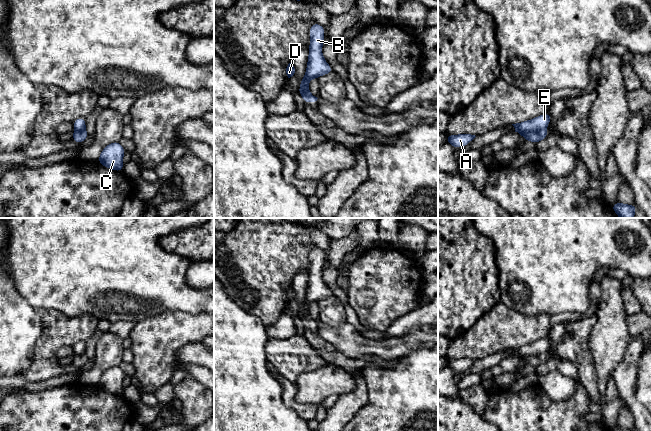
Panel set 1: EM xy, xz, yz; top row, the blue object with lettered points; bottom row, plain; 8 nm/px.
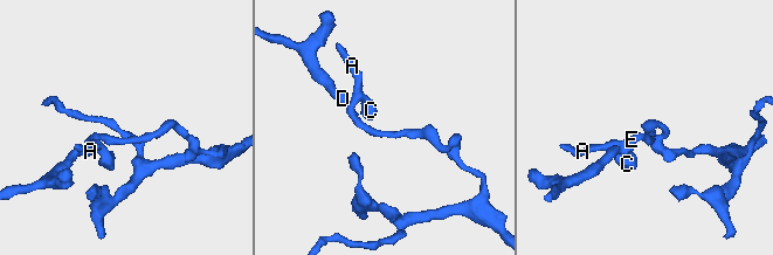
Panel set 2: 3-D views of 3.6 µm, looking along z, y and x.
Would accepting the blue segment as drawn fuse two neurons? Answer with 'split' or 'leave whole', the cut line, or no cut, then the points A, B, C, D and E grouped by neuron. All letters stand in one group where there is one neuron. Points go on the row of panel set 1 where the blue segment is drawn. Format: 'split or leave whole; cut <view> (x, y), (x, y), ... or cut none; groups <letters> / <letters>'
split; cut yz (544, 128), (519, 133); groups A B C E / D

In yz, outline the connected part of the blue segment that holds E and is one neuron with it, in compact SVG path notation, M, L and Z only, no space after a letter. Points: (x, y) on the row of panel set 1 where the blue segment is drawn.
M548 112L539 115L534 119L523 121L512 125L515 128L515 132L520 134L528 131L539 131L541 129L545 129L549 125L551 119L552 119L551 114Z

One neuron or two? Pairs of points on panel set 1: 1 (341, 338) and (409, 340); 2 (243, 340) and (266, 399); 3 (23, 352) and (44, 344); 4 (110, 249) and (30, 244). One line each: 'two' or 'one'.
1: one
2: one
3: two
4: one

